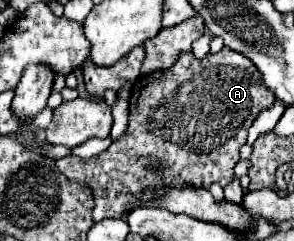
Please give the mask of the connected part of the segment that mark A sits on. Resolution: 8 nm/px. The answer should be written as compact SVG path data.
M222 49L218 53L208 53L204 59L196 59L192 53L182 53L180 59L166 71L156 71L154 75L142 75L130 95L130 123L126 133L116 139L106 151L92 159L78 159L74 155L58 159L58 171L70 181L88 185L94 195L94 221L106 217L122 217L130 211L134 195L162 187L210 187L218 183L226 187L234 179L234 165L238 163L238 149L246 143L248 129L254 117L274 103L274 95L262 83L262 73L246 59L242 53Z

